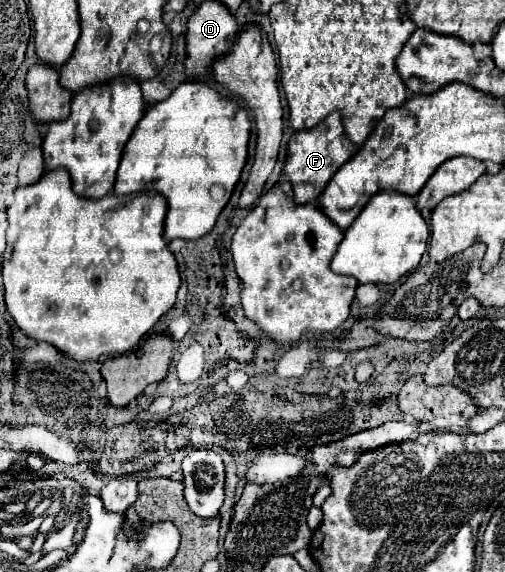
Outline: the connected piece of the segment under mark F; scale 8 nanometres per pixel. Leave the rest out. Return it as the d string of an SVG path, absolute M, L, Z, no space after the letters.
M339 112L329 114L323 122L319 122L315 128L309 130L299 130L291 136L287 144L287 158L283 166L283 174L293 186L295 192L295 202L307 204L317 200L317 196L323 192L327 182L333 178L333 174L357 152L359 148L347 140L343 126L341 126L341 116Z

